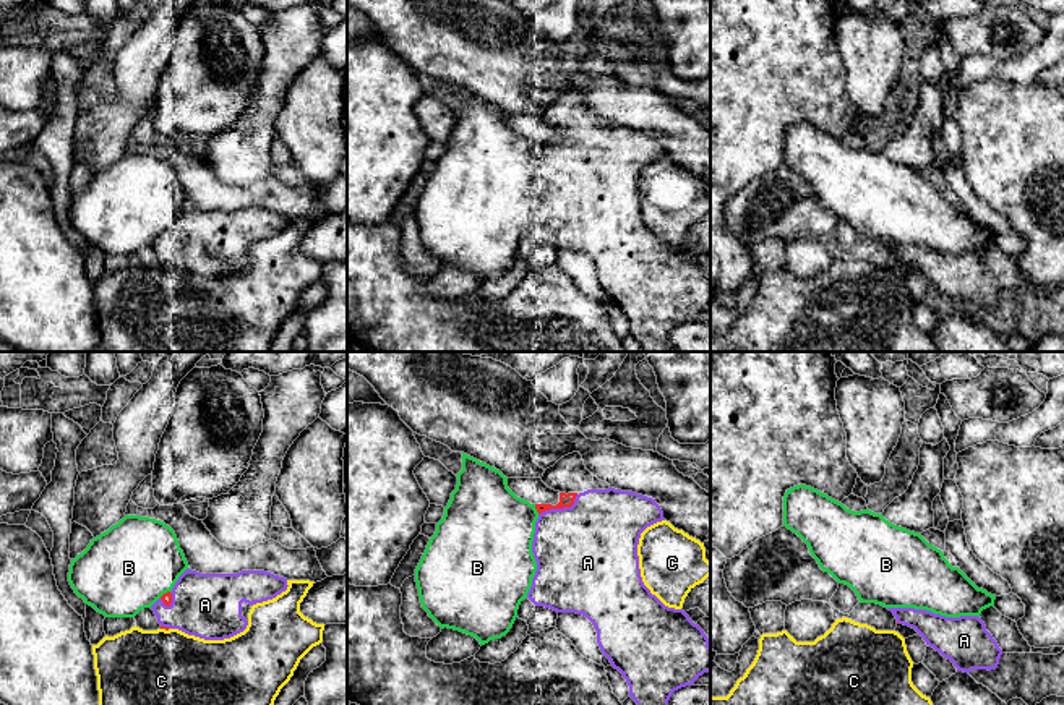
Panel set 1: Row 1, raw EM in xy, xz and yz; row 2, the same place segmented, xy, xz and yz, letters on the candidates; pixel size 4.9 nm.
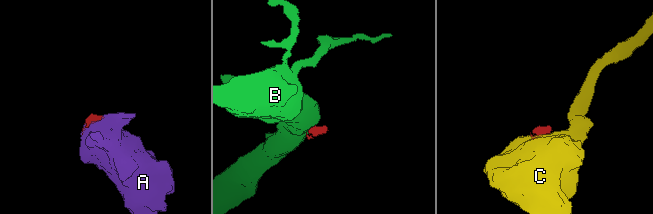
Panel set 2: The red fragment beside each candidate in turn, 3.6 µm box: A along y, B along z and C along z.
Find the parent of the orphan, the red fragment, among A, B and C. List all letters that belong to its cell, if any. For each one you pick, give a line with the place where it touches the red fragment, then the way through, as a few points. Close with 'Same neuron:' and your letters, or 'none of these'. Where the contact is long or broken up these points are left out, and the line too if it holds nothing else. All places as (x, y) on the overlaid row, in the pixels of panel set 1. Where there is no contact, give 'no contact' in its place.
A: contact xz (560, 508)
Same neuron: A

